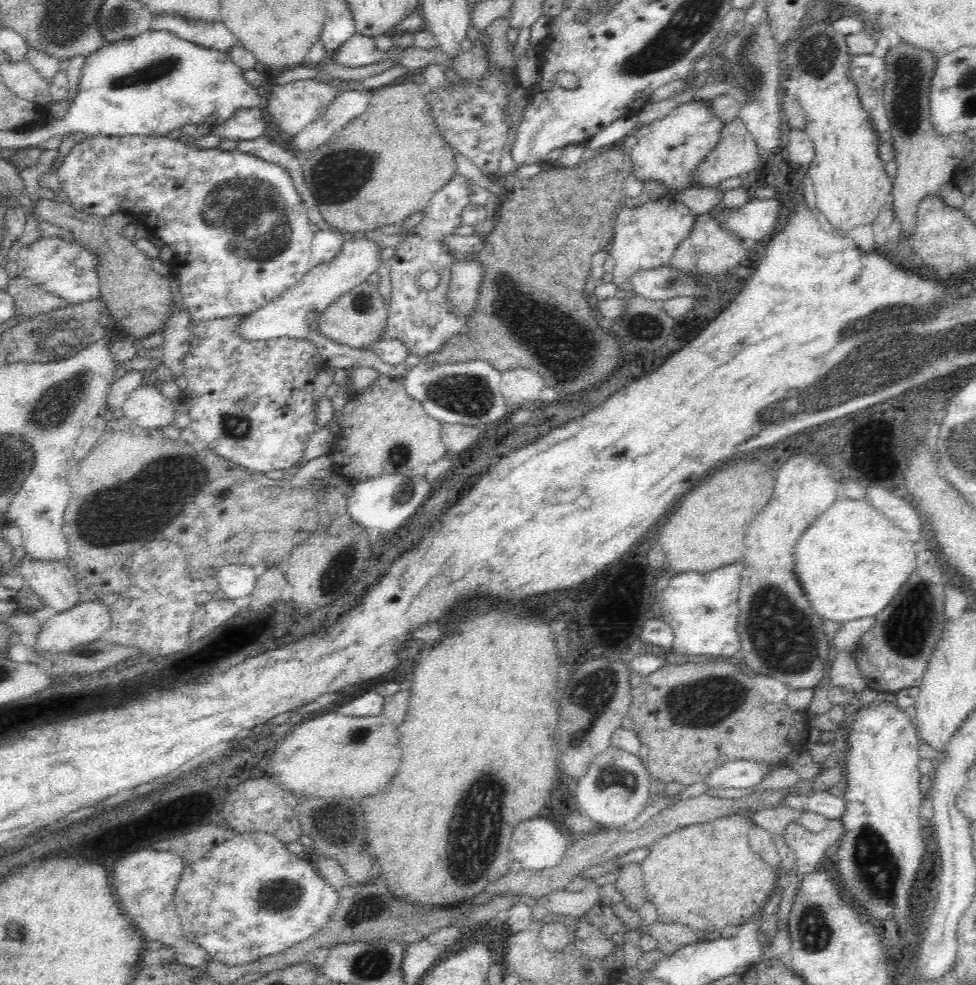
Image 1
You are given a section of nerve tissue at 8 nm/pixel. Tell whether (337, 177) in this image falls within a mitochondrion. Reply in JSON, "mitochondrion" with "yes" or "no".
{"mitochondrion":"yes"}

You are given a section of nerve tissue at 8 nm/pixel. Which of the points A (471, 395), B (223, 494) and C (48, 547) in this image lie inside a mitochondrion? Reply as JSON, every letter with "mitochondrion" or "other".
{"A":"mitochondrion","B":"other","C":"other"}

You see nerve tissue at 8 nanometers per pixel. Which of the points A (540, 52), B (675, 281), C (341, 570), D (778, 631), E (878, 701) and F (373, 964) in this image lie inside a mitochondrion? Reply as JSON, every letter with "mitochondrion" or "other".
{"A":"other","B":"mitochondrion","C":"mitochondrion","D":"mitochondrion","E":"other","F":"mitochondrion"}

